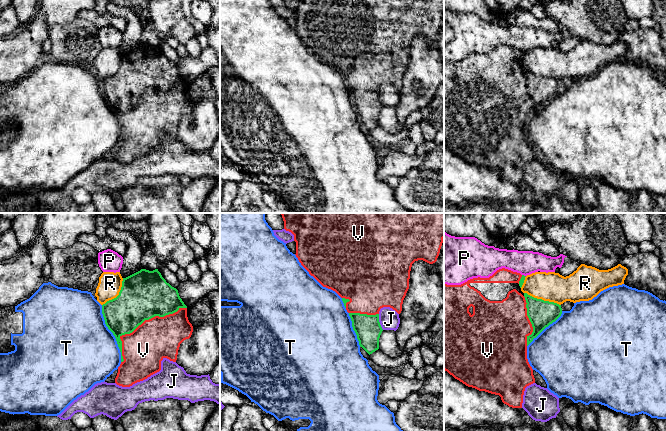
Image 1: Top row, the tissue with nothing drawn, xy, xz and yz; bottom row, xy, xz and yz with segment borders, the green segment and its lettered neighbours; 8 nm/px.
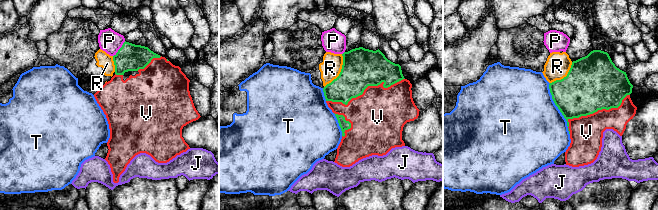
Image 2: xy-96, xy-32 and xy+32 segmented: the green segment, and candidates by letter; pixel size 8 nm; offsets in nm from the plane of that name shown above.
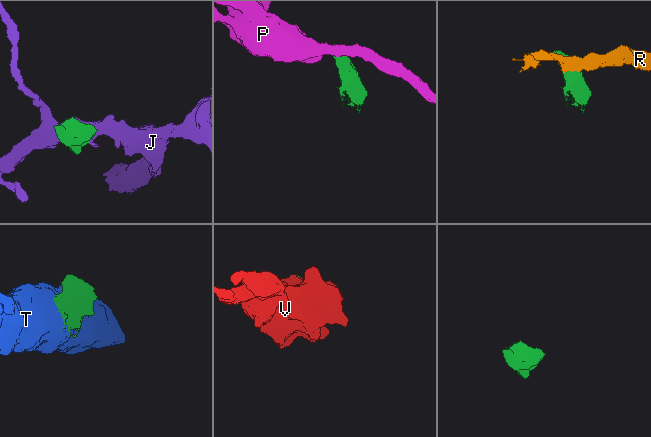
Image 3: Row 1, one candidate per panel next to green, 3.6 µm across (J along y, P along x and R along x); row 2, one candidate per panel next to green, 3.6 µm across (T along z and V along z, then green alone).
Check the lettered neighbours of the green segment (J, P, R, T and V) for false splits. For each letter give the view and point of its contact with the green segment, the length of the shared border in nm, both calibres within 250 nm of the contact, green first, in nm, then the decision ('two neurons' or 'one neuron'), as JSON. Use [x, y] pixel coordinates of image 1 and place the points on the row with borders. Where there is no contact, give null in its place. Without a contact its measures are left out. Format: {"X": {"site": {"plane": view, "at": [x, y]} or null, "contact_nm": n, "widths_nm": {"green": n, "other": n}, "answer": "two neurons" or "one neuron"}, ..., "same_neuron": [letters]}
{"J": {"site": {"plane": "xz", "at": [379, 322]}, "contact_nm": 130, "widths_nm": {"green": 200, "other": 160}, "answer": "two neurons"}, "P": {"site": {"plane": "yz", "at": [523, 275]}, "contact_nm": 40, "widths_nm": {"green": 40, "other": 190}, "answer": "two neurons"}, "R": {"site": {"plane": "yz", "at": [541, 299]}, "contact_nm": 320, "widths_nm": {"green": 220, "other": 240}, "answer": "two neurons"}, "T": {"site": {"plane": "xy", "at": [112, 332]}, "contact_nm": 480, "widths_nm": {"green": 300, "other": 480}, "answer": "two neurons"}, "V": {"site": {"plane": "xy", "at": [140, 324]}, "contact_nm": 700, "widths_nm": {"green": 380, "other": 340}, "answer": "one neuron"}, "same_neuron": ["V"]}

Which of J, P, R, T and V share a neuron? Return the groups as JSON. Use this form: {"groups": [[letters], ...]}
{"groups": [["J"], ["P"], ["R"], ["T"], ["V"]]}

